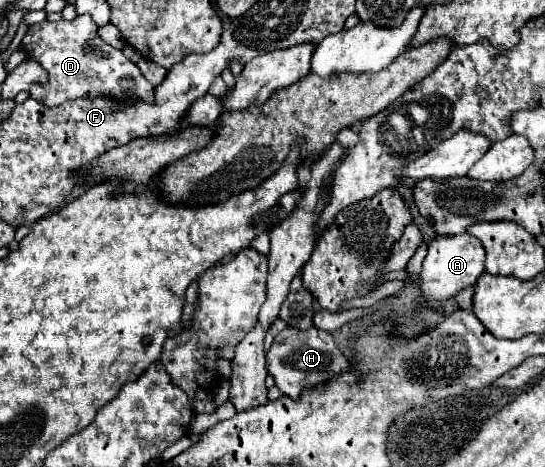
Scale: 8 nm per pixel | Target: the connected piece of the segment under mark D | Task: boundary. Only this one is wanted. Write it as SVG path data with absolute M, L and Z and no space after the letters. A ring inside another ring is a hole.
M76 17L72 21L44 21L32 25L22 39L30 57L48 71L48 89L34 85L30 95L44 101L48 107L56 107L68 99L84 97L88 93L108 93L120 97L120 101L152 101L154 87L142 75L136 63L132 63L120 49L104 43L98 37L98 25L90 17Z

